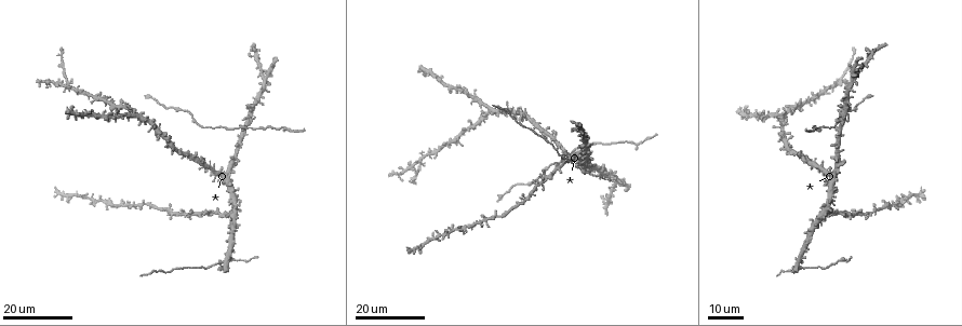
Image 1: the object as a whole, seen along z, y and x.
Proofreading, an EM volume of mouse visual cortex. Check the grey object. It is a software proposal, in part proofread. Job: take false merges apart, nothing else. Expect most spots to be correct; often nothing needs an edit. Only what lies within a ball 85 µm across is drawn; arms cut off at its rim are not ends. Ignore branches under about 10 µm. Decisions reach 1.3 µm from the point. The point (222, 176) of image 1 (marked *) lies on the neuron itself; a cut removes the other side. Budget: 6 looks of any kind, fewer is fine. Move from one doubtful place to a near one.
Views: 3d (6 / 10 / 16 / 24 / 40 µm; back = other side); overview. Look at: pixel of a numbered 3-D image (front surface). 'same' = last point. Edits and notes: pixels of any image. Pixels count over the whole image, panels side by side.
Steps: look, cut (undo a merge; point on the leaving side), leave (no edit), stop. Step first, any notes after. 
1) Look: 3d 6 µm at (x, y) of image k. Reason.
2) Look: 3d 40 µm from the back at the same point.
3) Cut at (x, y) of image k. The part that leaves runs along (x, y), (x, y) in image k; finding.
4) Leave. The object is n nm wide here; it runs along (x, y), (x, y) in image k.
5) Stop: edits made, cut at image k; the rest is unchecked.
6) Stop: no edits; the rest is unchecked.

Look: 3d 16 µm at (230, 175) of image 1.

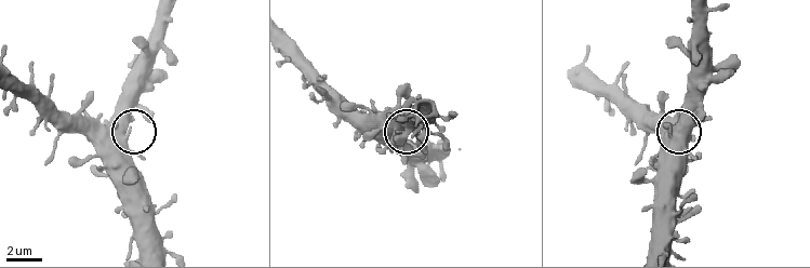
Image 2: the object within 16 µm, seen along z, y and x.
Look: 3d 10 µm at (686, 137) of image 2. Zoom in.

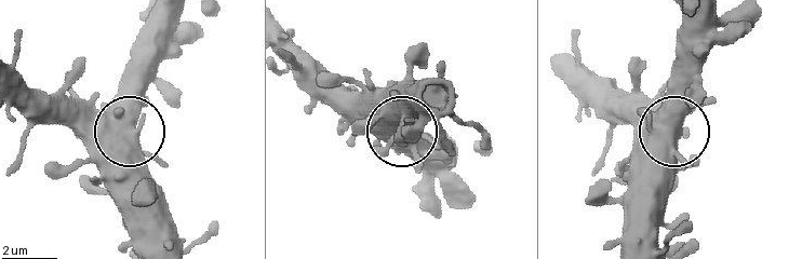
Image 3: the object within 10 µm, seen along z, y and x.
Leave. The side arm is 60 µm long; it runs along (84, 132), (131, 132), (131, 51) in image 3; continuous, no second neuron.

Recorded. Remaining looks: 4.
Look: 3d 24 µm at (488, 111) of image 1.

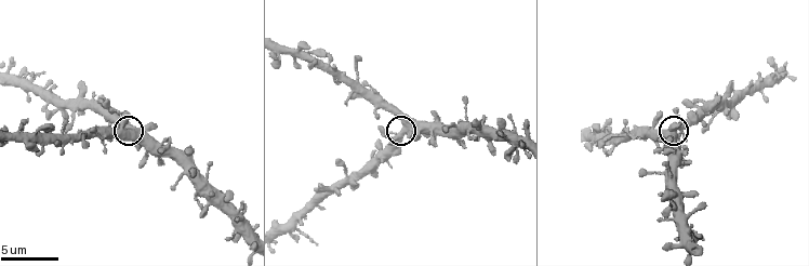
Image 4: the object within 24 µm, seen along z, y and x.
Look: 3d 10 µm at (403, 126) of image 4. Closer look.

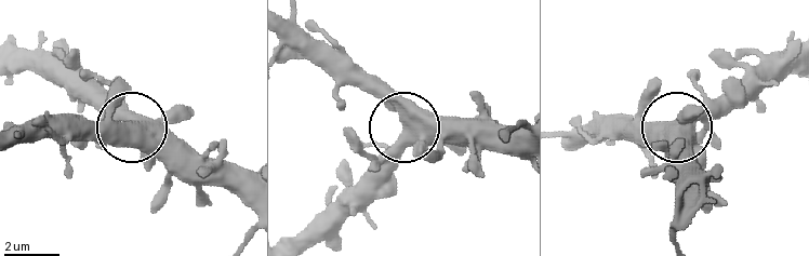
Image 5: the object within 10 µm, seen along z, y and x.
Look: 3d 6 µm at (407, 131) of image 5.

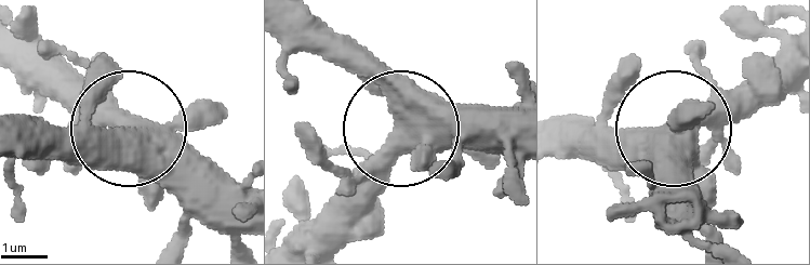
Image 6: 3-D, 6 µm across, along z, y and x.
Leave. All the same neuron.

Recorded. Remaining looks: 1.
Stop: no edits; the rest is unchecked.

